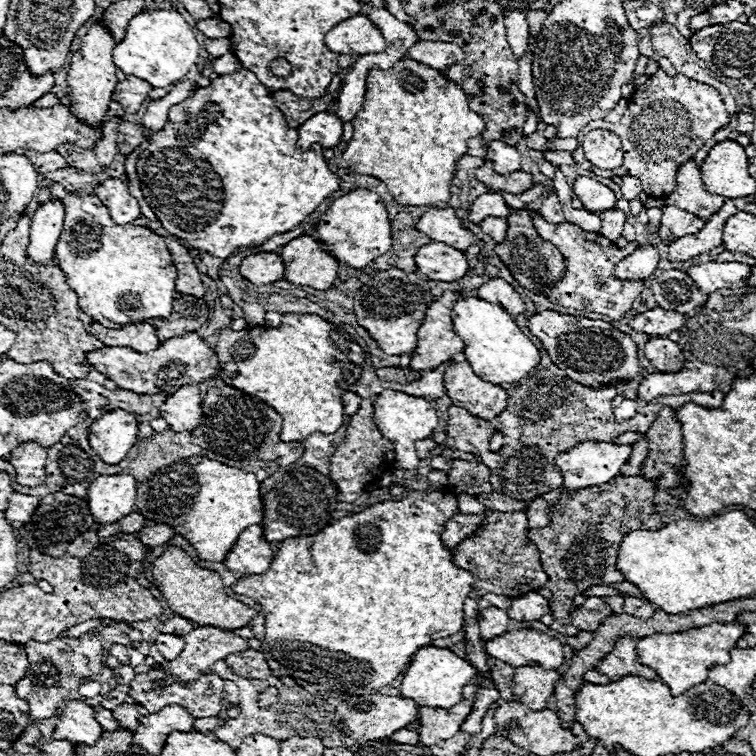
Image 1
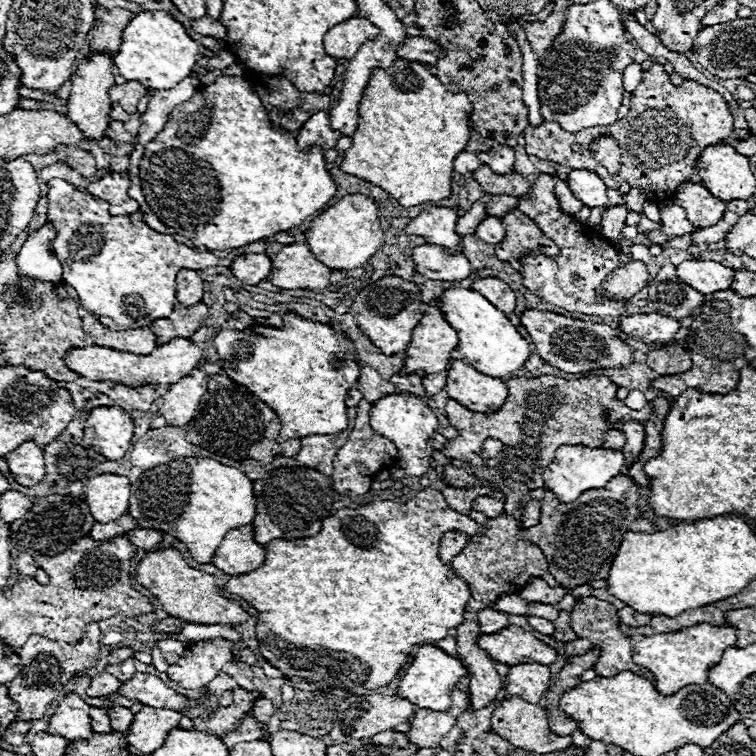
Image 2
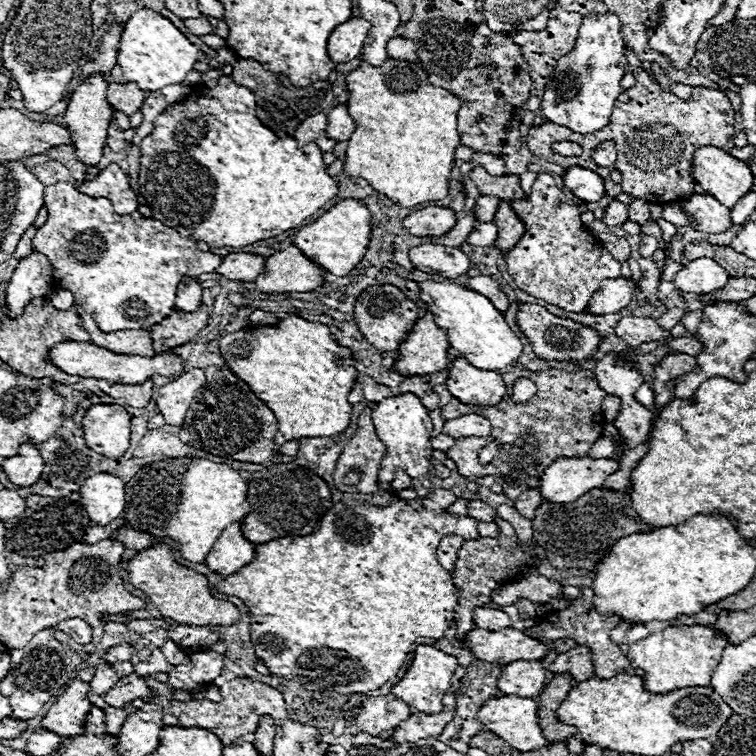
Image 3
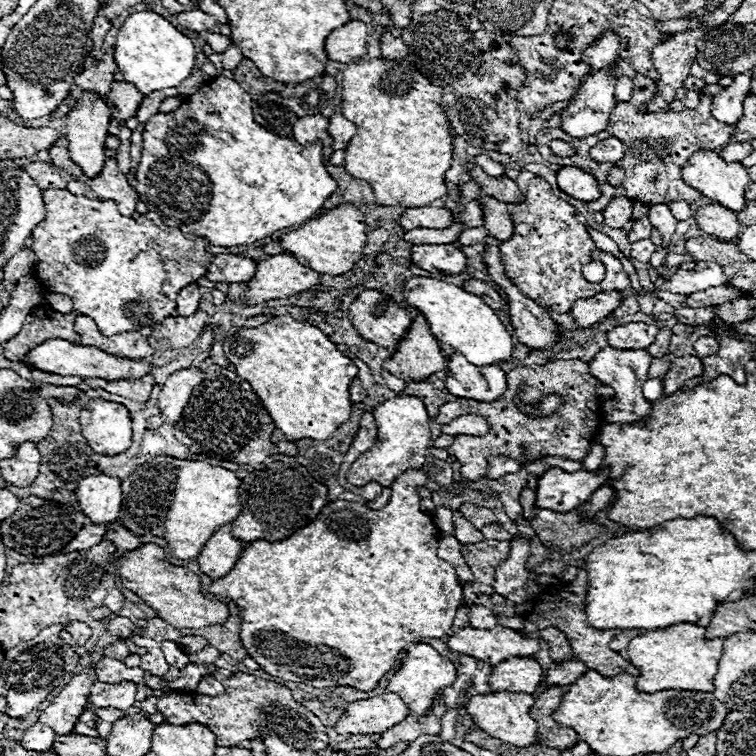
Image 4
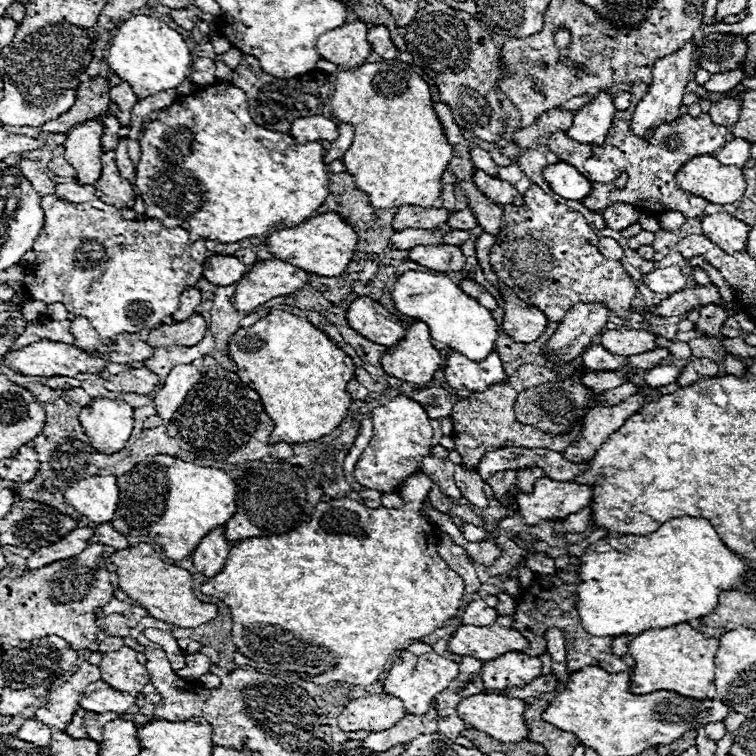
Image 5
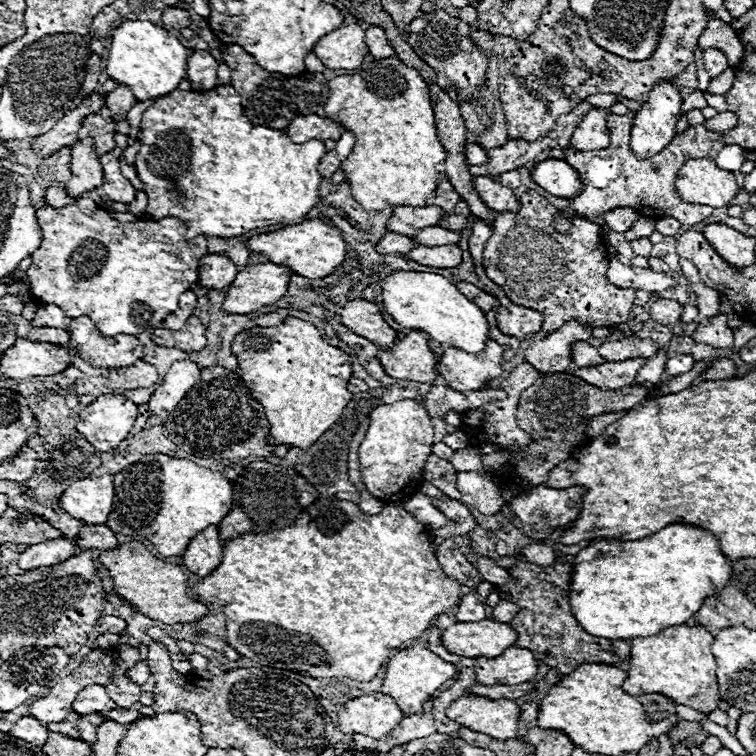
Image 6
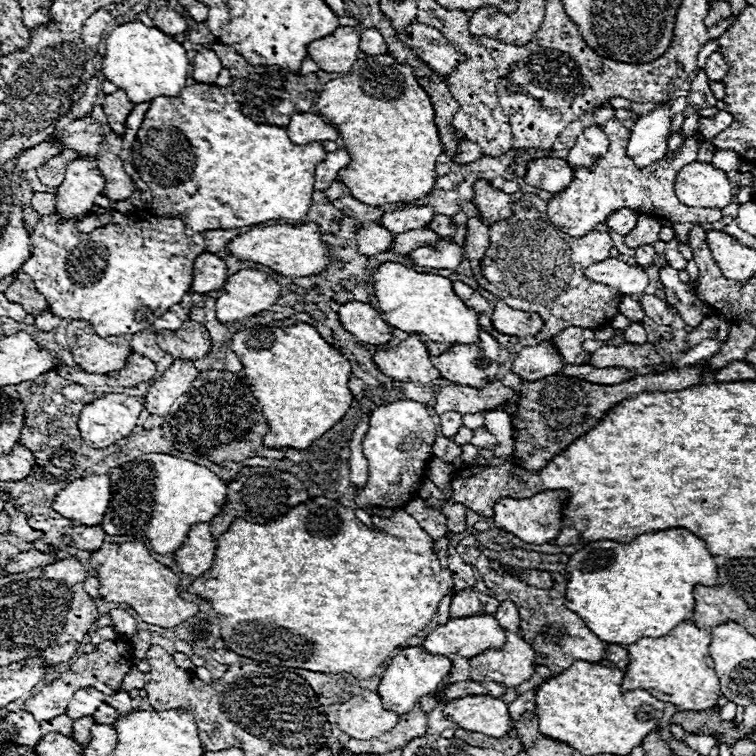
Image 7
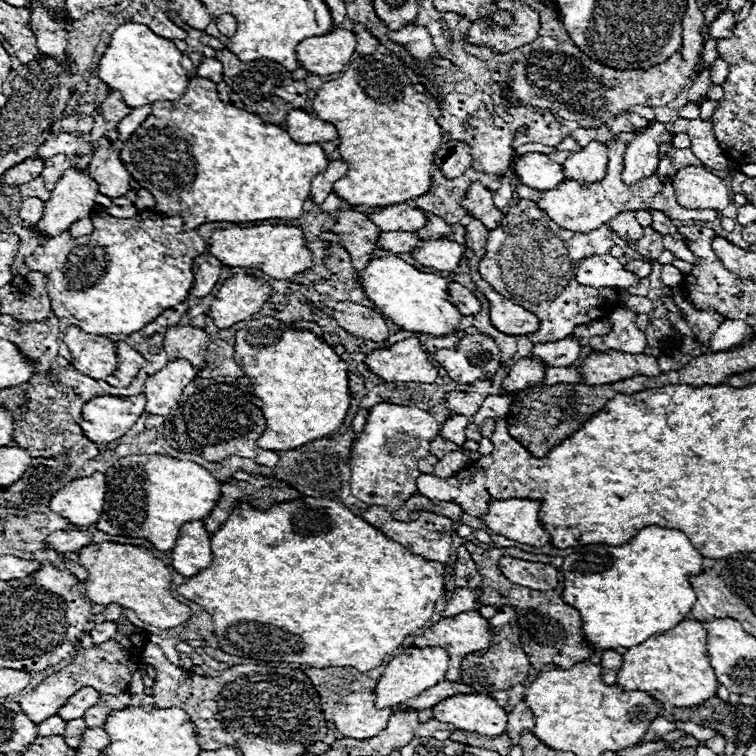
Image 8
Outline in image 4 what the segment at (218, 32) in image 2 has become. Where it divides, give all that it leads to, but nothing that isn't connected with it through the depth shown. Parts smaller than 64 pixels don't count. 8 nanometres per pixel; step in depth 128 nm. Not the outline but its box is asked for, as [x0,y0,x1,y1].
[176,8,216,32]

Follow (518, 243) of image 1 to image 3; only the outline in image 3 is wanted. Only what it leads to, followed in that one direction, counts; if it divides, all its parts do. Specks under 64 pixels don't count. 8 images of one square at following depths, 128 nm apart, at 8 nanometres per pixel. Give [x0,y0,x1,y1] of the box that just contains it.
[492,202,524,252]

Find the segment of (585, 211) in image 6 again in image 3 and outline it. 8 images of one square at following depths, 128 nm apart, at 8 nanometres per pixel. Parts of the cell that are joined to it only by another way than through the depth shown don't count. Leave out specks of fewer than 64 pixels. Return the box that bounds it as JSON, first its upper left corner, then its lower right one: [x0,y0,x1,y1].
[526,68,736,204]

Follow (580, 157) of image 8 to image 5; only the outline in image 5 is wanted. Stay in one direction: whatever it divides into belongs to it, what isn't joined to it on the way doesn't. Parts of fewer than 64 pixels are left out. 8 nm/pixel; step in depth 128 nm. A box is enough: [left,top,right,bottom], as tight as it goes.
[566,92,616,146]

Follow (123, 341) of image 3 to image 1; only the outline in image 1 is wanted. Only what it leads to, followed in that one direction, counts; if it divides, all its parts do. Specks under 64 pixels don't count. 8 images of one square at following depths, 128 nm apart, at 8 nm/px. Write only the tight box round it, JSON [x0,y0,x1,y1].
[86,322,160,354]

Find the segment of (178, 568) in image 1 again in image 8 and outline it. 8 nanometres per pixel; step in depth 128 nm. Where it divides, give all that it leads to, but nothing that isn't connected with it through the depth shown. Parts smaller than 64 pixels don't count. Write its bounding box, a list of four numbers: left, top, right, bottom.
[78,544,190,630]

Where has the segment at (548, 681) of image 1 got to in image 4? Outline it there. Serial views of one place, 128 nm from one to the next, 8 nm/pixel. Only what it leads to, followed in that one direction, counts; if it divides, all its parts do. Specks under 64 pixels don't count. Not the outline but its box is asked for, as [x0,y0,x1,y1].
[488,656,544,694]

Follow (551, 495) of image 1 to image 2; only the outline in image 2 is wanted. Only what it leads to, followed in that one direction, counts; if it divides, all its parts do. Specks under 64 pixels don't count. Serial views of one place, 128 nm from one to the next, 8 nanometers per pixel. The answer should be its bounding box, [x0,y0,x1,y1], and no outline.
[522,498,540,528]

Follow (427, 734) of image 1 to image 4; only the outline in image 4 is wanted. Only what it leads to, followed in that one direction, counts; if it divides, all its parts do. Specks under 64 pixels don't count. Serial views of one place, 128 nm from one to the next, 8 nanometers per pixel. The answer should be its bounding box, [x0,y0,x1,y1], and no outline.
[376,714,440,750]

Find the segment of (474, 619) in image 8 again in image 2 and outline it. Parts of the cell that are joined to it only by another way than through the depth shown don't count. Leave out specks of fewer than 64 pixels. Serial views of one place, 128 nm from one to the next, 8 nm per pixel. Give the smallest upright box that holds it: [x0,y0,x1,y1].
[478,626,558,666]

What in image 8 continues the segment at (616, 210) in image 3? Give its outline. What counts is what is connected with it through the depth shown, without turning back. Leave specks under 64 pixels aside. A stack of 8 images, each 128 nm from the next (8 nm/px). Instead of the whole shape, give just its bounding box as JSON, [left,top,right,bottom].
[610,212,642,240]

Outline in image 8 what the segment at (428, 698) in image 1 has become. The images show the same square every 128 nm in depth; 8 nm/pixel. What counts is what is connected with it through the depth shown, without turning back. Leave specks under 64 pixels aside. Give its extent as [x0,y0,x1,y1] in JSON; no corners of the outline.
[374,648,448,708]

